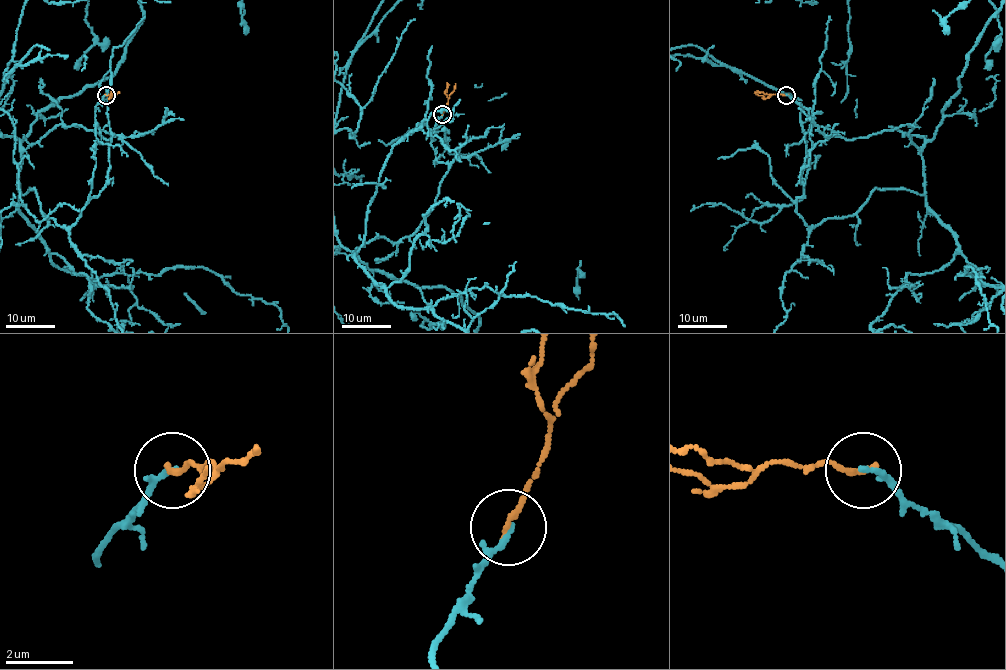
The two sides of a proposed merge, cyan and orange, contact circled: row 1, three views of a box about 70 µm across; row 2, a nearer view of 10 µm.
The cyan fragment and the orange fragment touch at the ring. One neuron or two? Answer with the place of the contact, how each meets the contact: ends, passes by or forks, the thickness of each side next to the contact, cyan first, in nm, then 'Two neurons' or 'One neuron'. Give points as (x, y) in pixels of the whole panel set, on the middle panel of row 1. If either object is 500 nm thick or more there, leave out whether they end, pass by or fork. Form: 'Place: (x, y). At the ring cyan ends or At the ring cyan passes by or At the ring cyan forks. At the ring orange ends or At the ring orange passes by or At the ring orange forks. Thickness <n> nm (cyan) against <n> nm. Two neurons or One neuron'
Place: (442, 114). At the ring cyan passes by. At the ring orange ends. Thickness 120 nm (cyan) against 180 nm. Two neurons

